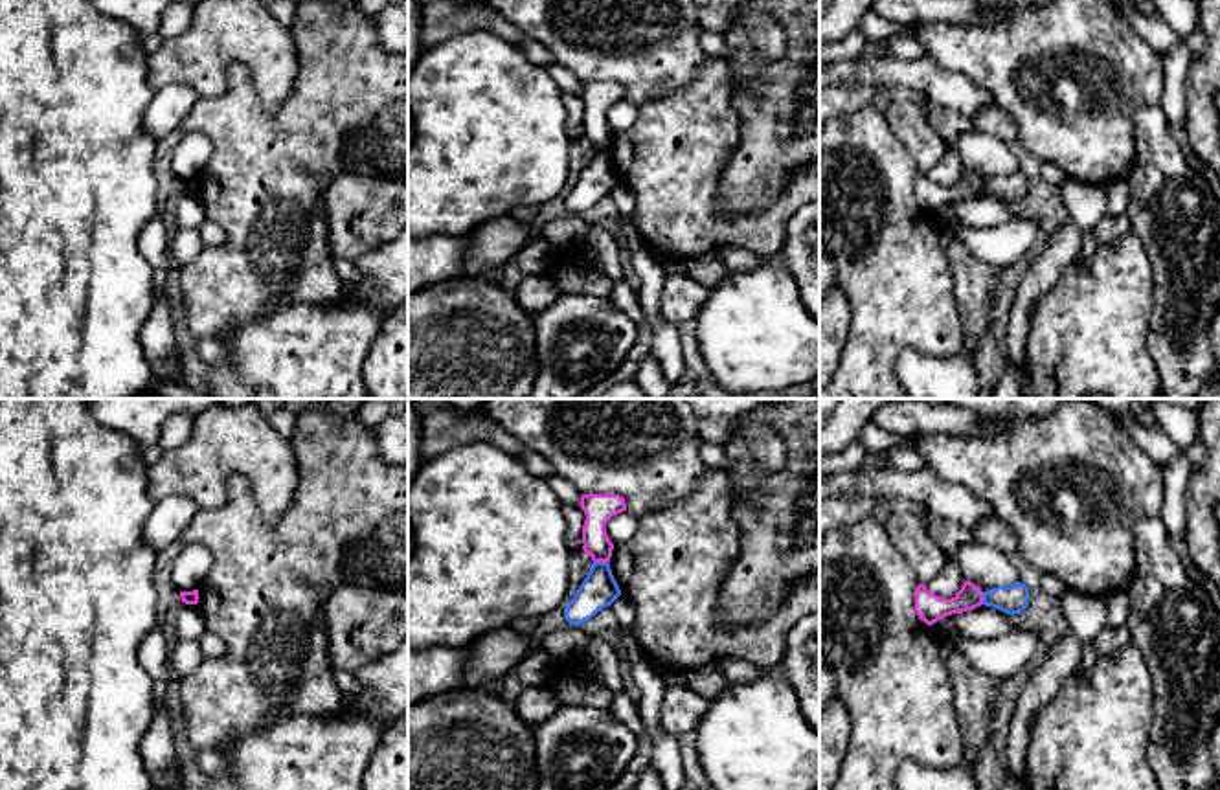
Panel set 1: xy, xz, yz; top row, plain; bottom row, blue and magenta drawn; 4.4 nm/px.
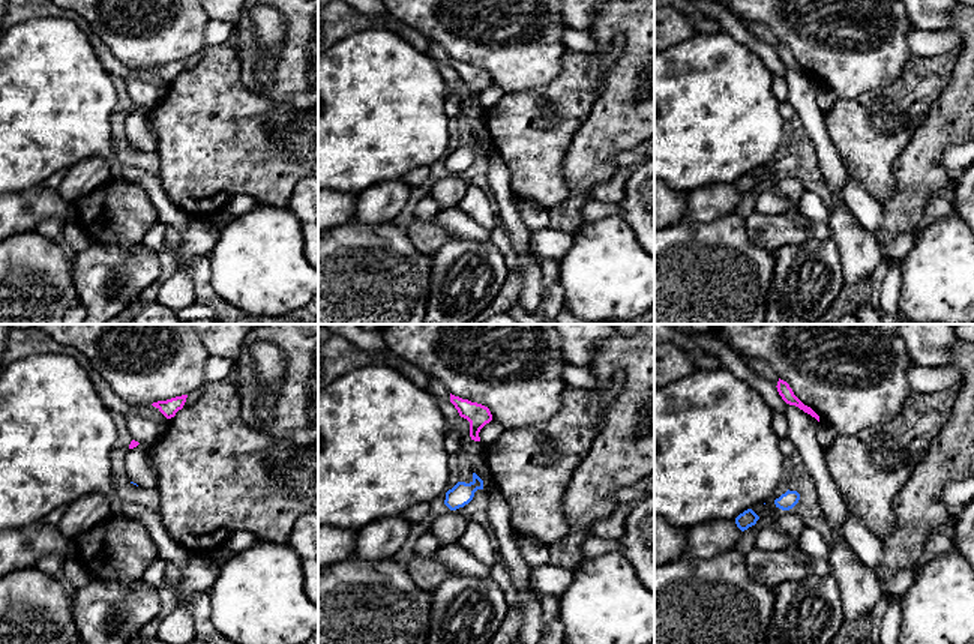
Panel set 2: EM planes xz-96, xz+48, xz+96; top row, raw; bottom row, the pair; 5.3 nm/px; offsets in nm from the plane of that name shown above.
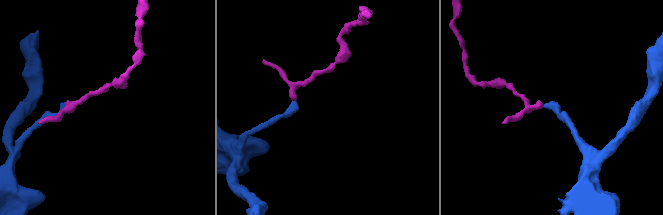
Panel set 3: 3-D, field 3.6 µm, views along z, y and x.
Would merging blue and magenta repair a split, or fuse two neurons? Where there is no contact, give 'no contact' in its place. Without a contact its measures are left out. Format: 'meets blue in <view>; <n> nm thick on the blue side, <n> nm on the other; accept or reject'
meets blue in xz; 160 nm thick on the blue side, 130 nm on the other; reject

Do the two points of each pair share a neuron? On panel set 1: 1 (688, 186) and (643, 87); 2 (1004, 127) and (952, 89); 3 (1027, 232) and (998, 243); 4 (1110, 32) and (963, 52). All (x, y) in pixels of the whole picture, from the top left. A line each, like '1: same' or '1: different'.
1: different
2: different
3: same
4: same

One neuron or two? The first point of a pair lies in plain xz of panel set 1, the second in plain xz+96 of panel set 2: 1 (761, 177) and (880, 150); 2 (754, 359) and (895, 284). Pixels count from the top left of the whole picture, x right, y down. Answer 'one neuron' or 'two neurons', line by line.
1: two neurons
2: two neurons

